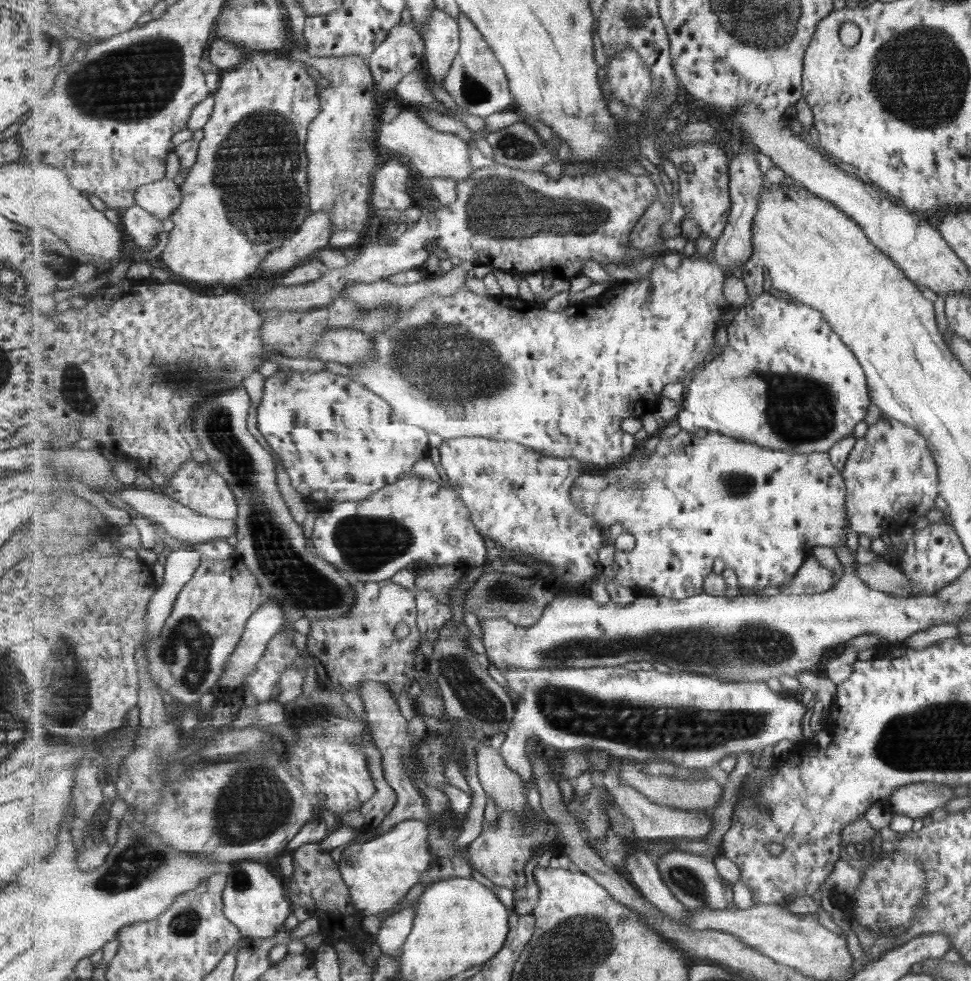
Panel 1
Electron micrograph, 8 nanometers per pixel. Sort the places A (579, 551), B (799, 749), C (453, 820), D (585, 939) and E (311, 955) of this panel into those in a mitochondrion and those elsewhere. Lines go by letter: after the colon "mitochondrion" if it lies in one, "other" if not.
A: other
B: other
C: other
D: mitochondrion
E: other

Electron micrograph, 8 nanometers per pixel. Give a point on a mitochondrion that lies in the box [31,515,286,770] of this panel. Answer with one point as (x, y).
(187, 650)

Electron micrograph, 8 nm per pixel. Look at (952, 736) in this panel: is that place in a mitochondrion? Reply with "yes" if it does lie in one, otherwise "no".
yes

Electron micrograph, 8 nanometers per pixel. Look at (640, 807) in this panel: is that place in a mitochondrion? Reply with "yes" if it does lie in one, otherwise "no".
no

